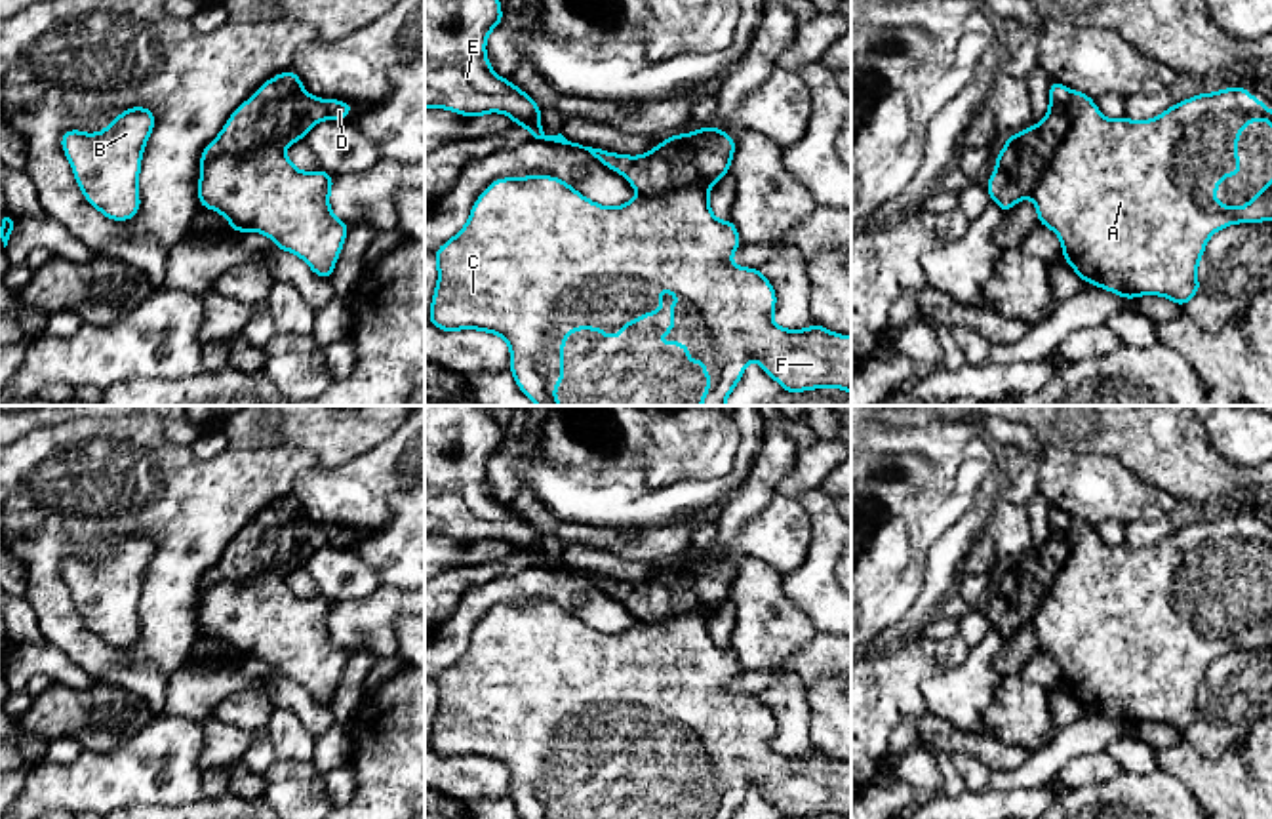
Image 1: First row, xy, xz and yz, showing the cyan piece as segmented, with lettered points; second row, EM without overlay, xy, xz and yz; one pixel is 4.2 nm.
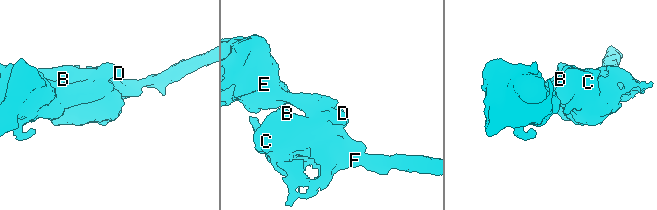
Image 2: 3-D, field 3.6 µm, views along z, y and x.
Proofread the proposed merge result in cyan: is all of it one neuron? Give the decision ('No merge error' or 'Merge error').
Merge error

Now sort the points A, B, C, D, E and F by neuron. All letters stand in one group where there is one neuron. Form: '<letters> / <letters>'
A B C F / D E

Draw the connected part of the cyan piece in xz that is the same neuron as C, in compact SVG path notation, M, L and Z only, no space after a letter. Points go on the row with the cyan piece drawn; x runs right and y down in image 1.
M501 177L478 196L467 225L434 251L438 284L428 320L442 331L480 330L503 337L510 347L510 373L524 394L537 406L562 406L554 389L564 381L564 339L573 330L596 330L606 339L625 333L628 324L661 314L659 291L680 297L670 303L672 328L657 345L684 345L687 364L703 362L708 389L699 406L725 406L746 364L756 360L783 390L844 389L851 394L851 337L832 333L821 324L807 330L785 330L773 322L777 295L760 269L737 267L729 257L741 236L733 221L714 217L708 185L687 185L668 192L644 192L634 200L606 208L577 192L560 177Z

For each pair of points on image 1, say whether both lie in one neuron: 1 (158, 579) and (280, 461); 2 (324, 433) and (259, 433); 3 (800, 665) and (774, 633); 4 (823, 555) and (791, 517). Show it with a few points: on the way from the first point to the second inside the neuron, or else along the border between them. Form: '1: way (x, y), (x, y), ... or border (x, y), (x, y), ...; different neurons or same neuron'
1: way (183, 547), (248, 482); same neuron
2: way (309, 431), (275, 431); same neuron
3: border (817, 631), (779, 667), (751, 671); different neurons
4: border (796, 499), (810, 522), (810, 547), (785, 576); different neurons

